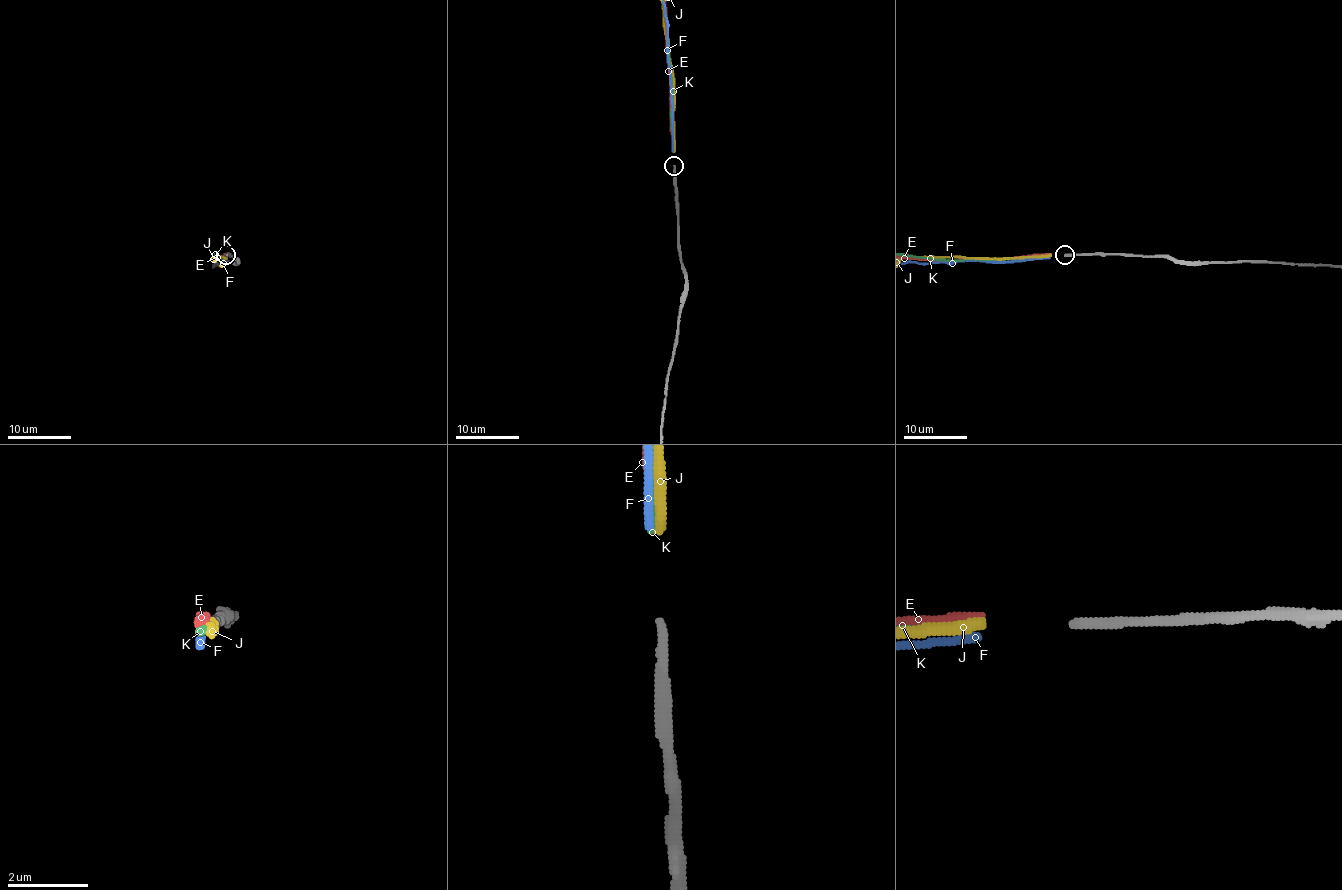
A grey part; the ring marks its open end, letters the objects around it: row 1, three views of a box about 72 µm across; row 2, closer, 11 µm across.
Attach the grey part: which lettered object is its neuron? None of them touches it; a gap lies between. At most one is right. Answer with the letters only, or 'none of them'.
J

